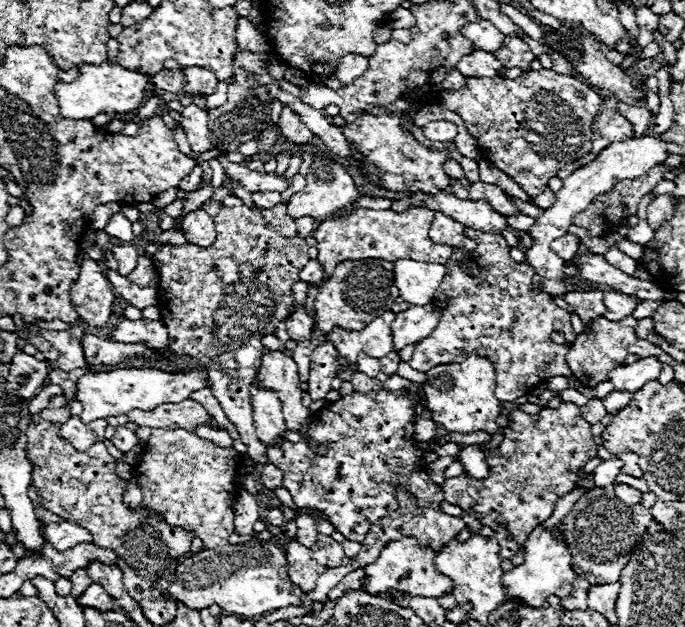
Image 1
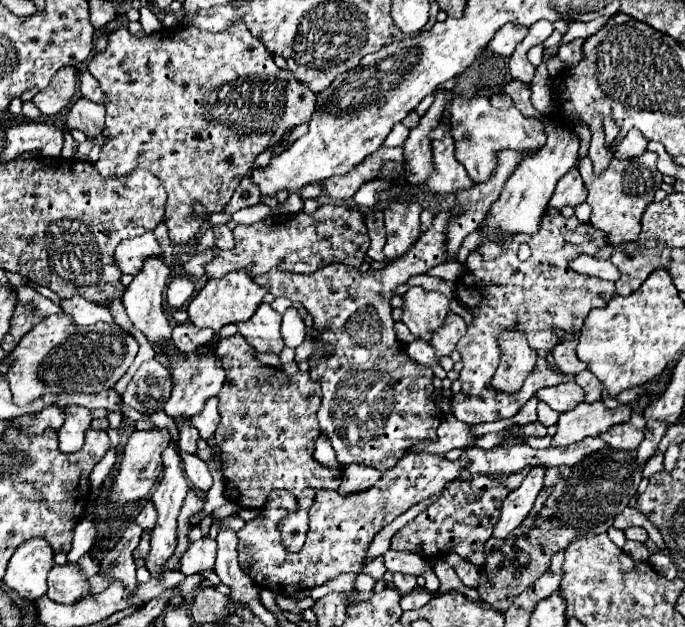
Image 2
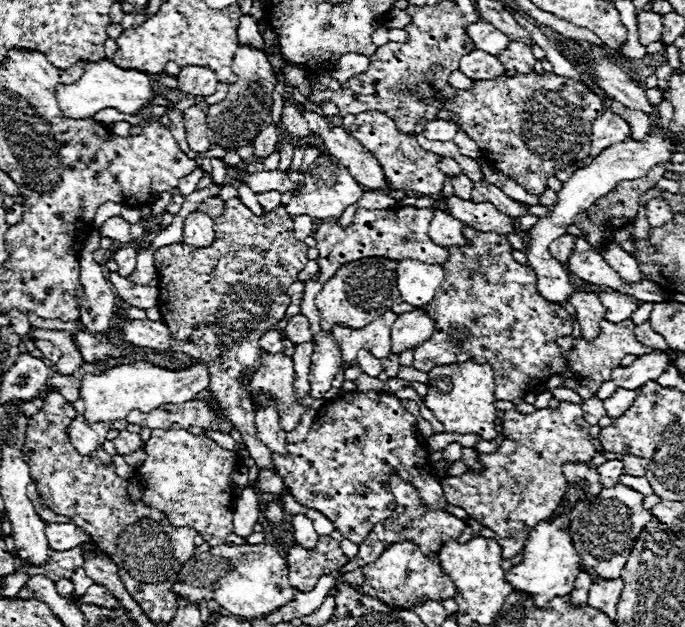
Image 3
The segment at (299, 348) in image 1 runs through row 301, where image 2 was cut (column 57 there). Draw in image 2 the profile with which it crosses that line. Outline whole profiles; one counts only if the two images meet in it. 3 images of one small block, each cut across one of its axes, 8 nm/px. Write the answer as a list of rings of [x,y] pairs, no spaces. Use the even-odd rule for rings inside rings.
[[[56,314],[44,318],[40,324],[36,324],[22,340],[20,344],[8,354],[12,358],[8,366],[8,384],[12,390],[12,398],[16,406],[28,406],[34,400],[38,400],[44,394],[74,394],[74,392],[102,392],[112,388],[130,368],[134,362],[134,356],[138,352],[138,342],[120,326],[112,324],[94,324],[92,328],[76,328],[72,324],[72,318],[68,314]]]

